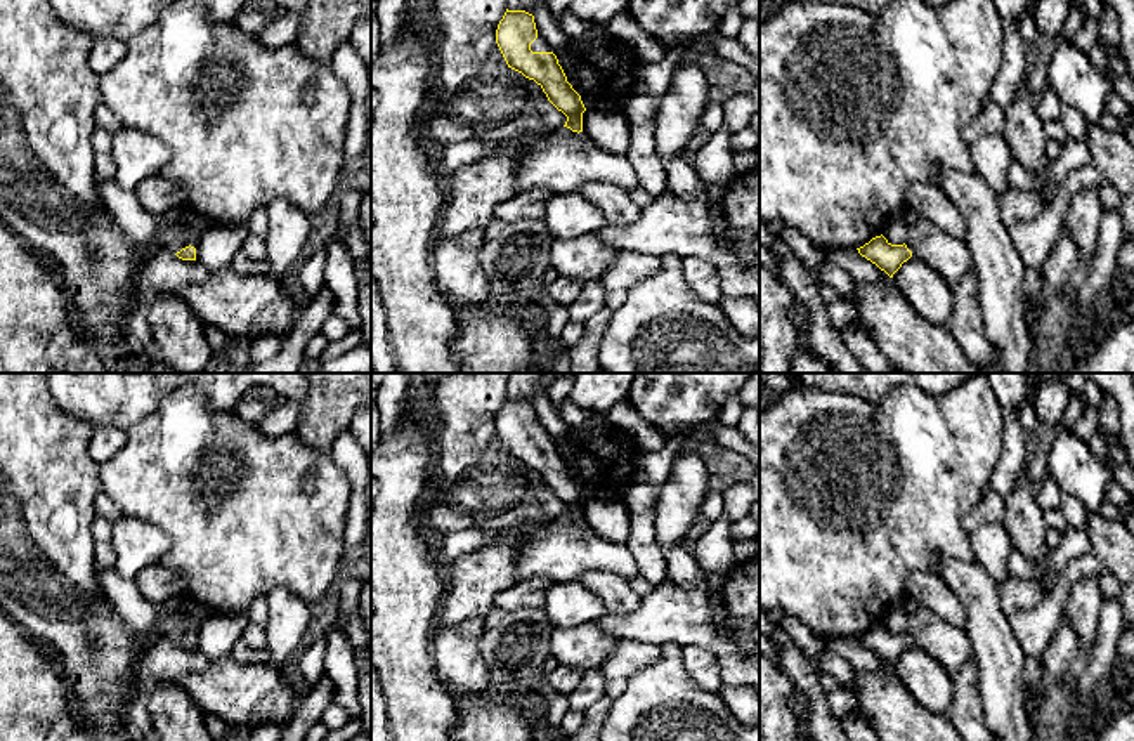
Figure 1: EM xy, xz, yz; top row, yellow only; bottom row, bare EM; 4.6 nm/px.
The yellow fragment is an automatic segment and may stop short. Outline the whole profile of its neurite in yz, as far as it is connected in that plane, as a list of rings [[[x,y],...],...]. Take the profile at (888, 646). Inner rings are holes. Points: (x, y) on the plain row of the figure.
[[[924,606],[907,614],[903,633],[891,633],[881,623],[857,639],[890,666],[893,666],[910,646],[933,656],[950,675],[968,661],[974,661],[966,628],[950,625]]]

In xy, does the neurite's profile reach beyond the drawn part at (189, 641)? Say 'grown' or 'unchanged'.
grown

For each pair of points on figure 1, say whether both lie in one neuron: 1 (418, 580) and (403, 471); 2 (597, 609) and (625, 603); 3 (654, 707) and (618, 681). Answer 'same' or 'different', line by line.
1: same
2: different
3: different

